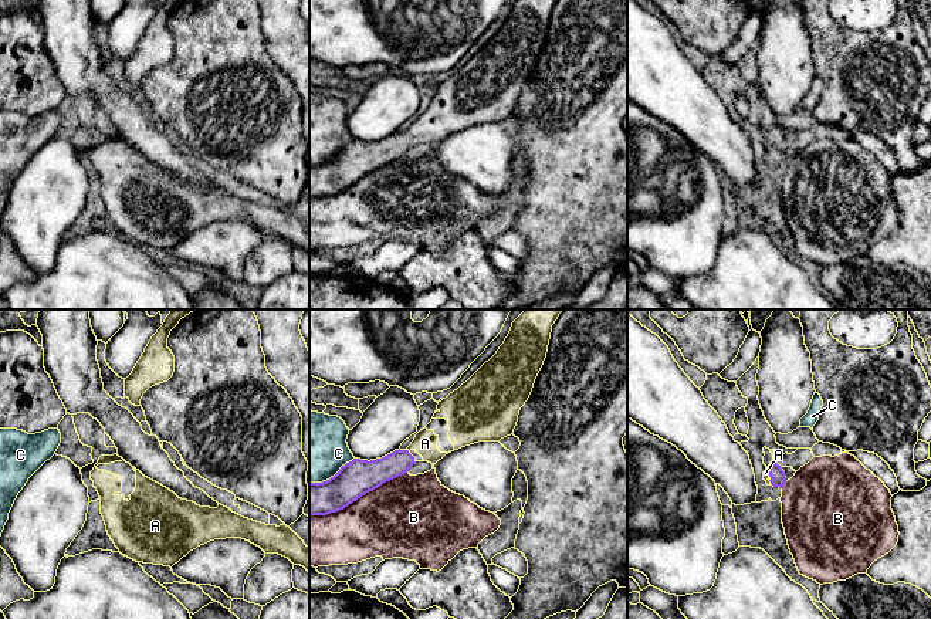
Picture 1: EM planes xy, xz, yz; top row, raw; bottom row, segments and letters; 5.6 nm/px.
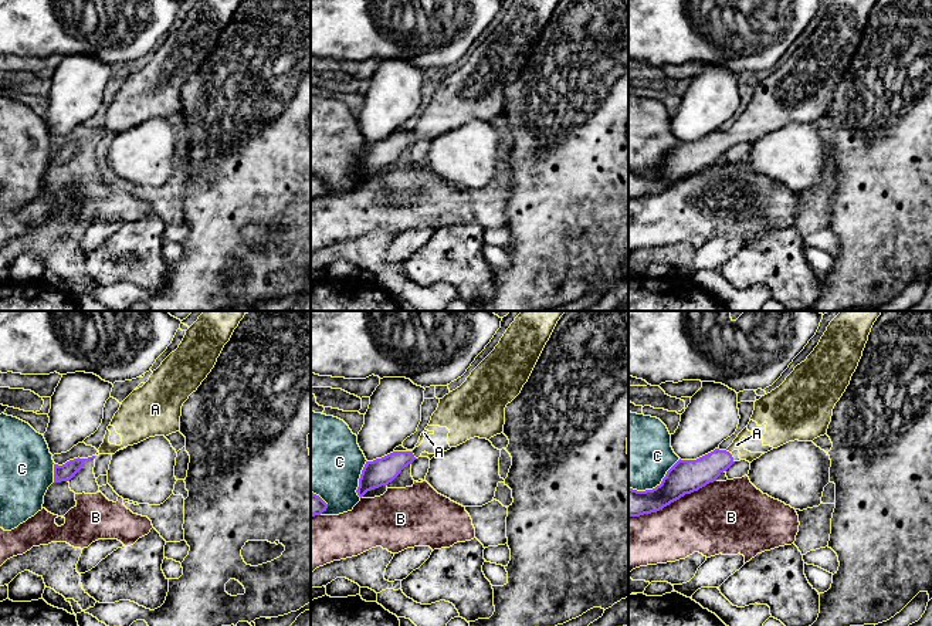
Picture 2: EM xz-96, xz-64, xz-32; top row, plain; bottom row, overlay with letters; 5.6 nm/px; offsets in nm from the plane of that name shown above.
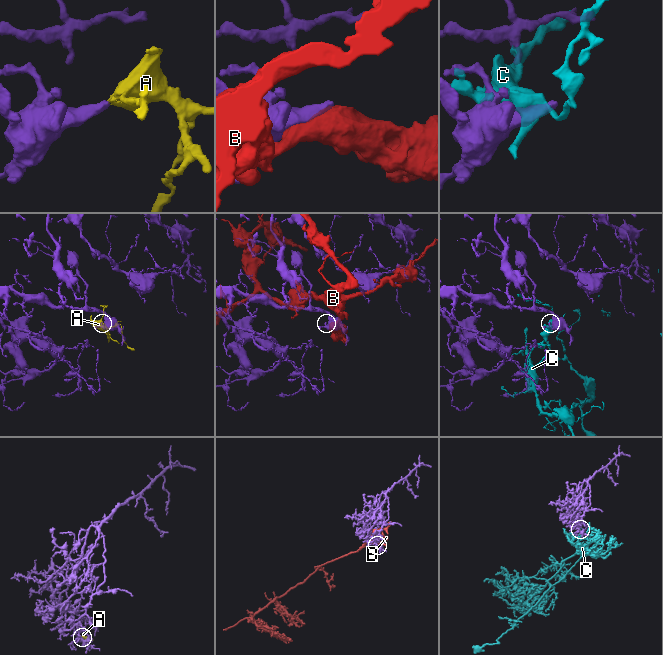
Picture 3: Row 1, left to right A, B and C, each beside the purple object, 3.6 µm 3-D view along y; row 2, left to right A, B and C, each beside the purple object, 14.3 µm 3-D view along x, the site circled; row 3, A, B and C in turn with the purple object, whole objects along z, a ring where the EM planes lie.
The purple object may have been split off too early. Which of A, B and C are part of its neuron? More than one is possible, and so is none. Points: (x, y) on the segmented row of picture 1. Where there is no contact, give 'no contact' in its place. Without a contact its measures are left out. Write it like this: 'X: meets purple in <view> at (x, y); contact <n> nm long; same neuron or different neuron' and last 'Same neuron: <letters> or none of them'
A: meets purple in yz at (768, 472); contact 60 nm long; same neuron
B: meets purple in xz at (358, 497); contact 600 nm long; different neuron
C: meets purple in xz at (331, 477); contact 300 nm long; different neuron
Same neuron: A

